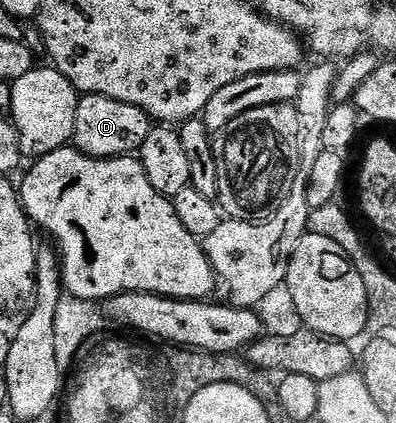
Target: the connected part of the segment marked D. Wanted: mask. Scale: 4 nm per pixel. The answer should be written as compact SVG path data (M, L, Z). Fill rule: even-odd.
M81 95L75 109L75 133L72 146L87 157L120 159L140 152L151 129L149 114L135 105L115 101L102 95Z

